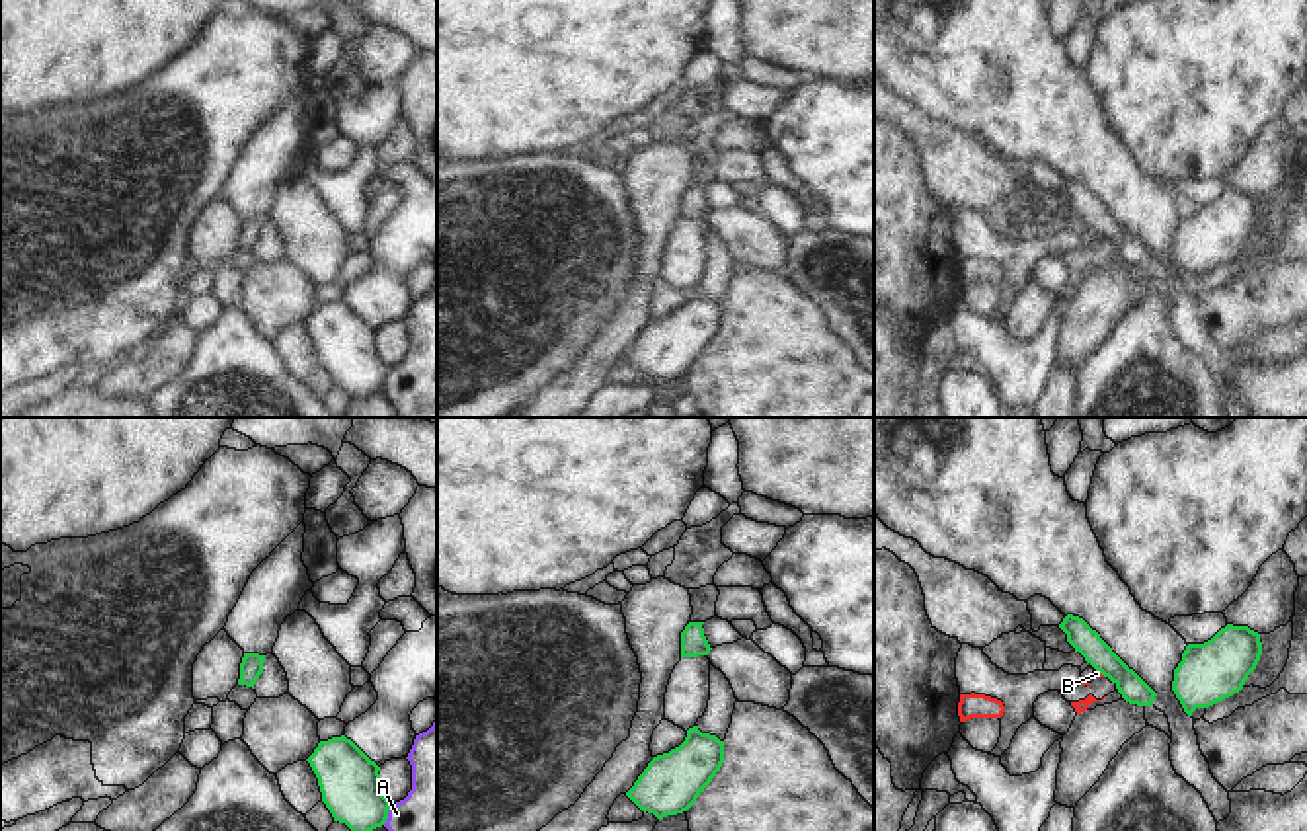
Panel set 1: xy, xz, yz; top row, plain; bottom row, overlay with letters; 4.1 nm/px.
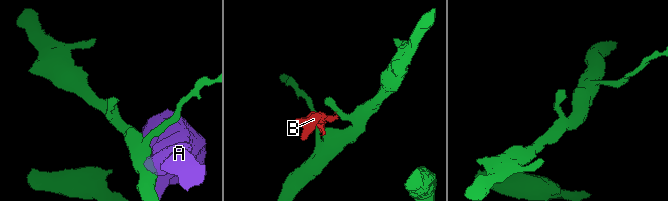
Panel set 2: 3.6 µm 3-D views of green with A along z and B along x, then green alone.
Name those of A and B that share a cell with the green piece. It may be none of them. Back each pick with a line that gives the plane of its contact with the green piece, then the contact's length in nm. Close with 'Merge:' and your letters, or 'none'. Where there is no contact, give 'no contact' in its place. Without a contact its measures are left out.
Merge: none

